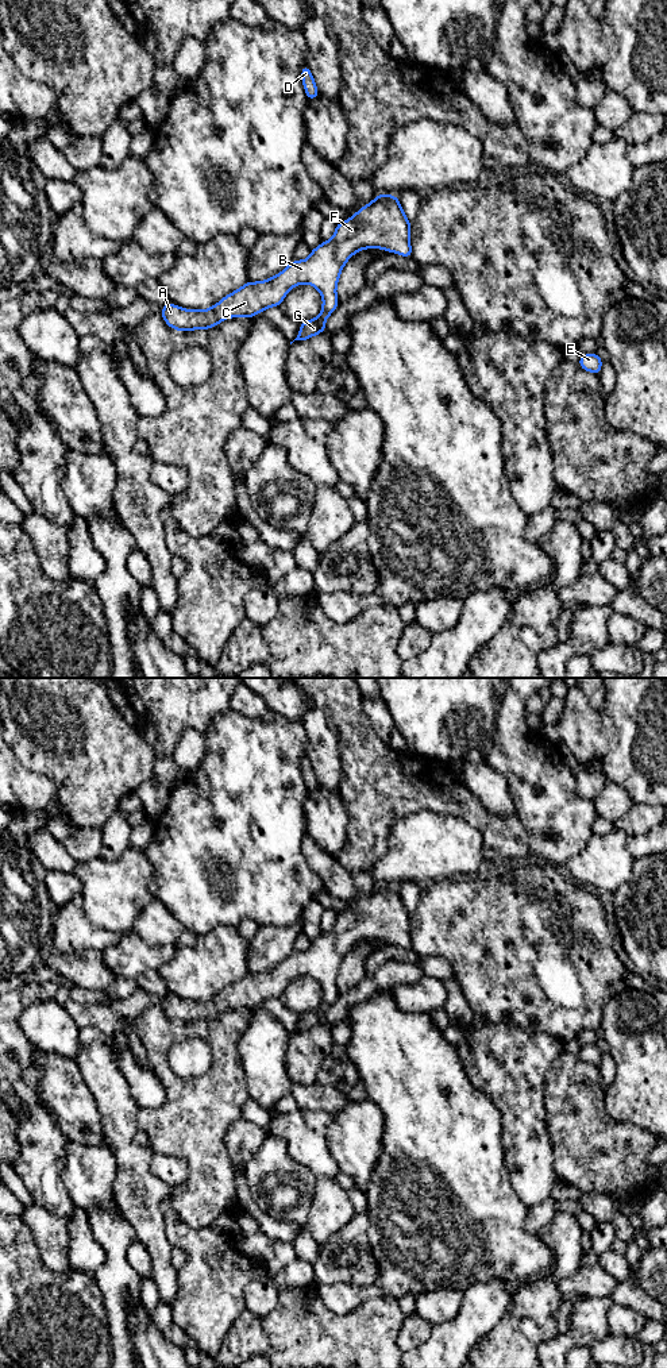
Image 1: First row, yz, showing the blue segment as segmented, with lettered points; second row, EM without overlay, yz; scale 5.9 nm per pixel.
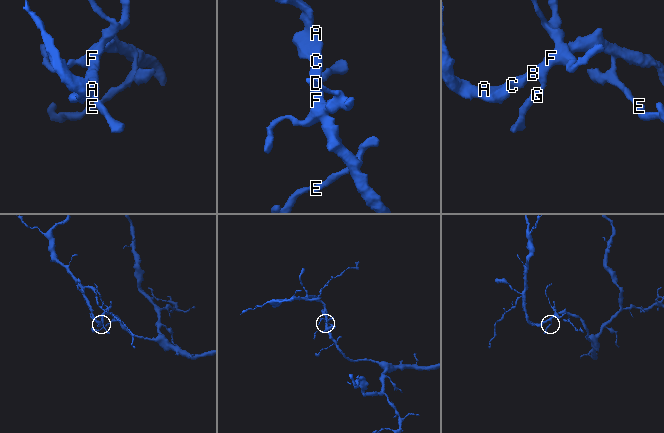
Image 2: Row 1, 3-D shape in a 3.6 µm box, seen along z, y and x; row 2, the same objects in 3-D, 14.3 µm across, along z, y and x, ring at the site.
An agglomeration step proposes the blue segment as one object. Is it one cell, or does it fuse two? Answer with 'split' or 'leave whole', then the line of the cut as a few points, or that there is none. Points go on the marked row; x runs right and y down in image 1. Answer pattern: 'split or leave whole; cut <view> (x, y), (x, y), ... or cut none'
leave whole; cut none

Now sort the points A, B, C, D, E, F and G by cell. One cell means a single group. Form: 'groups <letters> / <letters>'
groups A B C D E F G

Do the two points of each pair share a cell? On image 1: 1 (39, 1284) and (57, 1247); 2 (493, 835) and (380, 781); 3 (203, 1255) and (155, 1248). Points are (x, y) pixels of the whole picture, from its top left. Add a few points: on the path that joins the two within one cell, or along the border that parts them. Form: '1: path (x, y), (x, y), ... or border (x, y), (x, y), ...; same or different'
1: border (33, 1239), (41, 1260), (51, 1271), (72, 1271); different
2: path (467, 806), (424, 786), (408, 785); same
3: border (162, 1217), (165, 1237), (172, 1247); different

